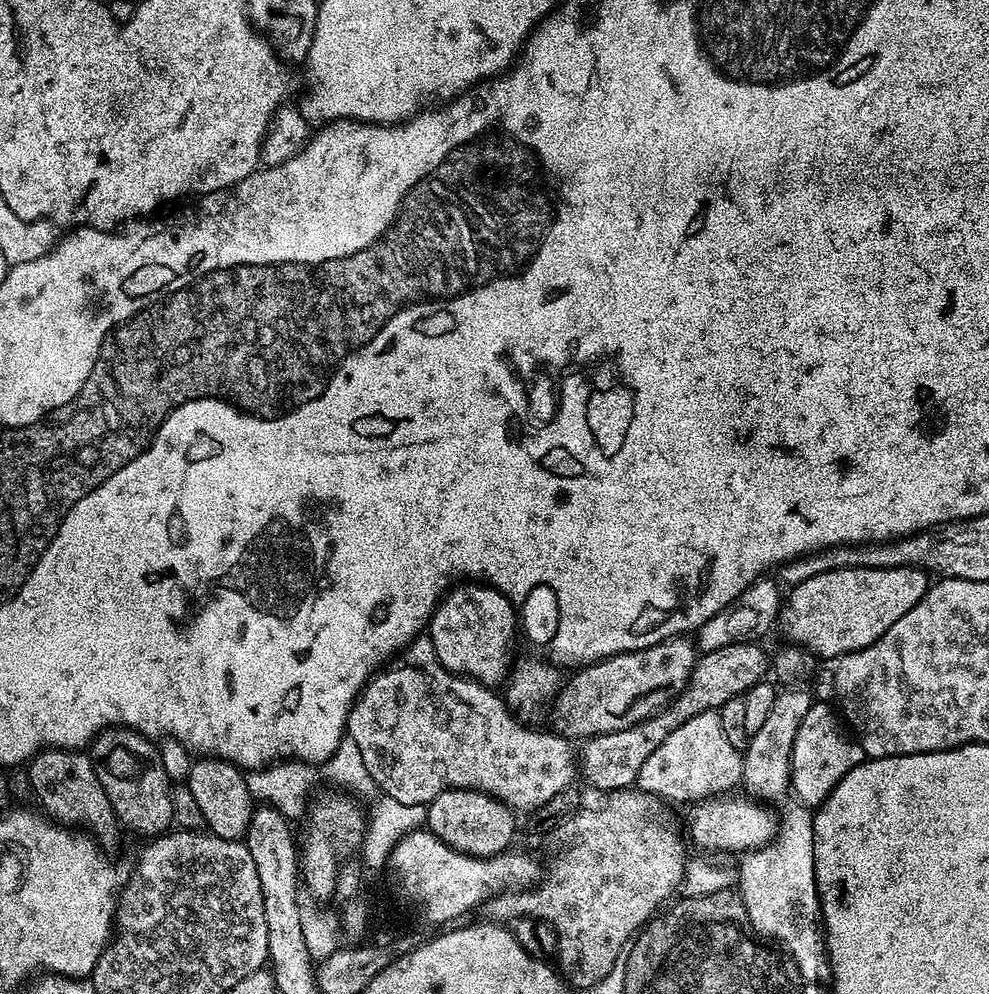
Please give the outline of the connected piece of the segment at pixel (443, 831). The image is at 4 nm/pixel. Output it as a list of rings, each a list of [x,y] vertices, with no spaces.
[[[448,788],[427,805],[427,831],[433,832],[442,842],[467,856],[496,856],[509,851],[516,820],[511,808],[503,800],[496,800],[485,792],[473,788]]]

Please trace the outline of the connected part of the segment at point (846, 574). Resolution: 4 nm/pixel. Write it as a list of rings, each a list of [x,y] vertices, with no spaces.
[[[835,568],[806,582],[791,585],[792,592],[783,597],[778,617],[778,628],[784,631],[783,639],[801,644],[813,656],[839,658],[870,646],[906,610],[914,610],[930,587],[929,573],[923,568]]]

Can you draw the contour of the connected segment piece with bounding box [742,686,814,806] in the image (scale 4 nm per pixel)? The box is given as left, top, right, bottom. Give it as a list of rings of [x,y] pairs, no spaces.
[[[788,686],[777,691],[774,706],[770,706],[770,715],[757,732],[751,733],[747,748],[743,749],[744,779],[742,788],[749,797],[769,805],[777,806],[784,799],[789,799],[792,786],[792,751],[794,750],[794,734],[798,734],[798,726],[802,718],[806,718],[806,710],[814,702],[813,693],[804,686]]]

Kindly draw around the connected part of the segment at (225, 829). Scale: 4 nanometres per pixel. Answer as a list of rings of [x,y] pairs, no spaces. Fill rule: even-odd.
[[[213,756],[201,757],[193,763],[186,785],[198,803],[207,829],[213,835],[239,841],[247,835],[256,800],[249,790],[247,777],[237,765]]]

